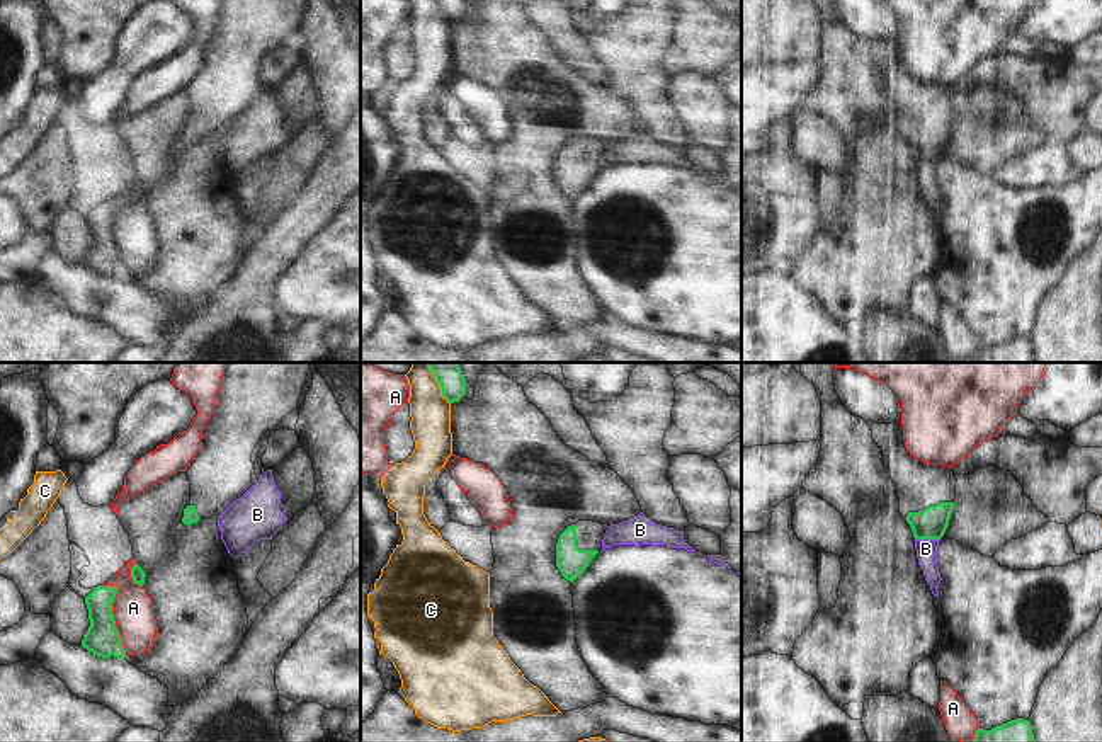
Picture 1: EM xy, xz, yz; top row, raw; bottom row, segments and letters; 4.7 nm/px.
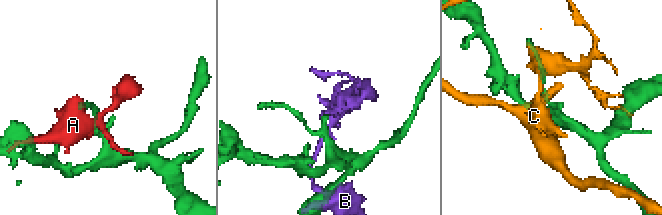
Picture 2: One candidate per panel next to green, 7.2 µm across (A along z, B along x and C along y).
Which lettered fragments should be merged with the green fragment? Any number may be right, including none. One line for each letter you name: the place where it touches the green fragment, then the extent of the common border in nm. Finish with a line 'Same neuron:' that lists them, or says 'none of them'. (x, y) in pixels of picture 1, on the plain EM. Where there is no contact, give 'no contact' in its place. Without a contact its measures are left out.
Same neuron: none of them

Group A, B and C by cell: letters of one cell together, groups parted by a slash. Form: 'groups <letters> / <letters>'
groups A / B / C

